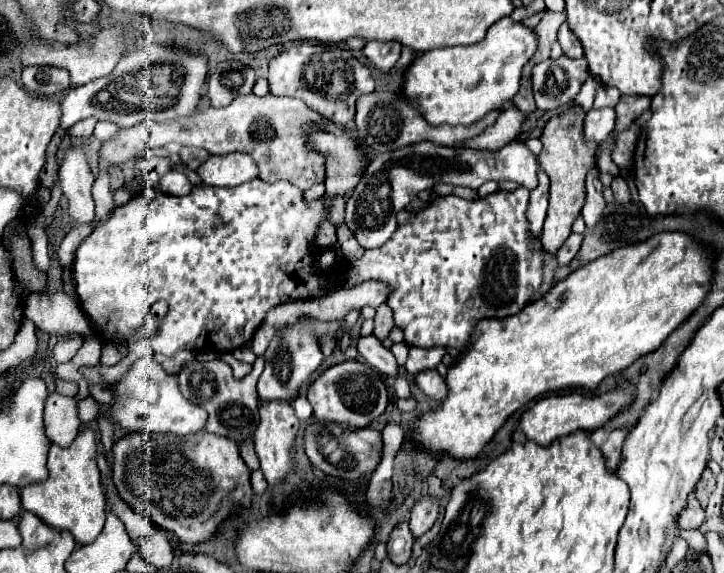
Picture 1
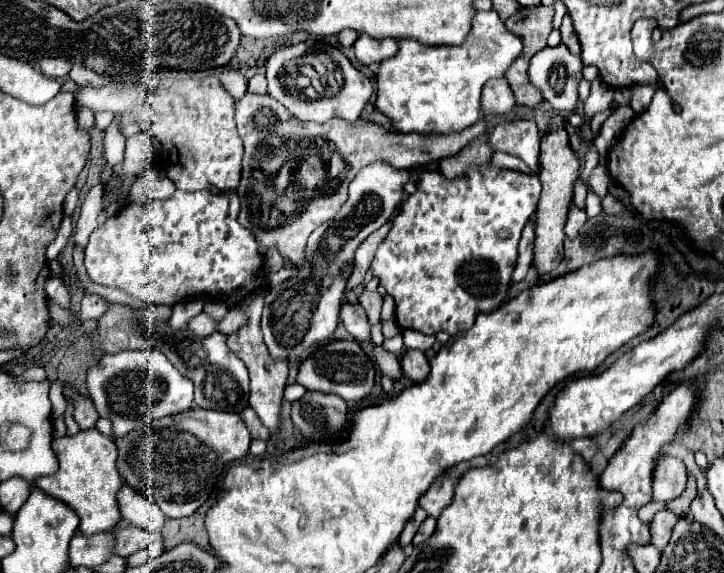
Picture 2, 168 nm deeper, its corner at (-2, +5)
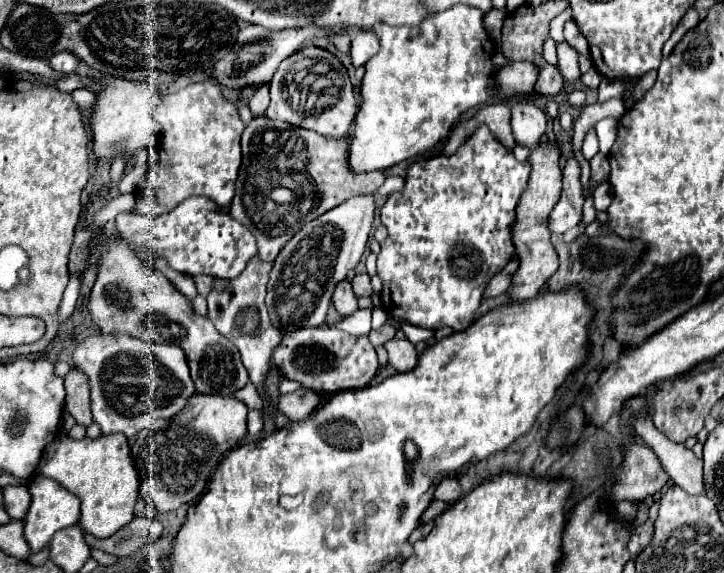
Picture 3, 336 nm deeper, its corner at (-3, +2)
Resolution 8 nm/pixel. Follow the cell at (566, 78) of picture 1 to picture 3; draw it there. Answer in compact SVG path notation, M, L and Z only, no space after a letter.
M557 42L557 56L559 56L557 68L561 70L565 82L567 82L569 86L573 86L573 84L579 80L579 76L581 76L579 64L577 64L579 54L577 54L575 48L571 48L567 42Z

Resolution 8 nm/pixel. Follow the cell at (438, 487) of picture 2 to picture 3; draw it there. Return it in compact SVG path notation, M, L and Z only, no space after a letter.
M447 476L441 480L441 484L437 486L435 490L435 498L437 500L443 500L443 502L457 502L461 498L461 486L459 486L459 480L455 476Z

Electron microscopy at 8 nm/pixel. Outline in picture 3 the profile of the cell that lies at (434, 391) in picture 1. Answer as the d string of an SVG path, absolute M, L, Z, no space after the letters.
M393 338L385 342L385 350L389 352L389 364L397 372L409 372L417 364L417 350L407 338Z

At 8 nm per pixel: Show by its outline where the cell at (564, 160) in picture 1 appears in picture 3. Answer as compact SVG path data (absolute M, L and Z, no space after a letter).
M545 142L537 144L531 150L531 176L527 182L527 190L523 192L519 204L517 204L517 216L515 224L511 226L513 232L513 246L515 246L515 258L519 260L519 268L513 274L511 288L507 290L511 302L525 302L541 294L547 280L557 272L559 260L557 252L551 244L551 230L547 226L551 208L559 202L561 196L561 170L559 170L559 146L557 142Z

